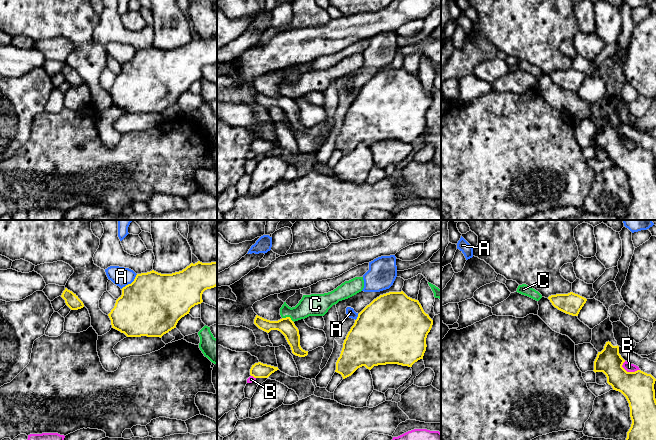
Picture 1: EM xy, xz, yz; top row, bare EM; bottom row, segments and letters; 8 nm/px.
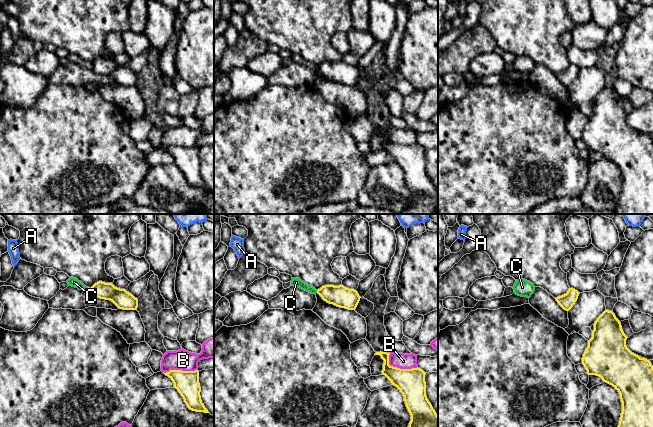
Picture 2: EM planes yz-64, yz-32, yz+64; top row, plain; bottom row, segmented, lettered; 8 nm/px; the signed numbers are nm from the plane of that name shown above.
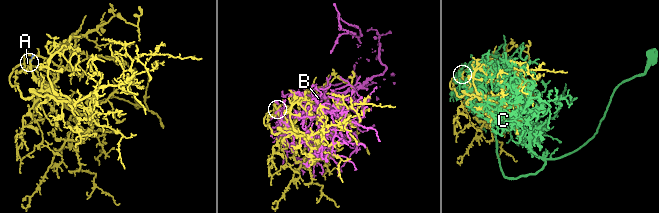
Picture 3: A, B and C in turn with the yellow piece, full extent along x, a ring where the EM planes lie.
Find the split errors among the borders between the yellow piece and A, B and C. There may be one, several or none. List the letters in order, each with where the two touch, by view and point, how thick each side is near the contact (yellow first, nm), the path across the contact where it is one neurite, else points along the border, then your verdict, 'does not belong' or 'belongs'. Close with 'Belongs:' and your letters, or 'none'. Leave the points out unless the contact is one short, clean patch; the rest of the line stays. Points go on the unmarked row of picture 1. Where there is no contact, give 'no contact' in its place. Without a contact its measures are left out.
A: xy (131, 59) | 480/150 nm | does not belong
B: yz (630, 148) | 260/70 nm | along yz (621, 141), (627, 147), (639, 146) | does not belong
C: xz (288, 93) | 140/180 nm | along xz (282, 93), (289, 93), (292, 97) | does not belong
Belongs: none

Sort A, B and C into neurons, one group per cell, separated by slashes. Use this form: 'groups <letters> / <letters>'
groups A / B / C

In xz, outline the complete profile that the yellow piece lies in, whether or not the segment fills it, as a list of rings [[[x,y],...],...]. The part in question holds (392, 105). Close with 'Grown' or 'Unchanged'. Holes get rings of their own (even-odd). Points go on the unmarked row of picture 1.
[[[403,67],[380,71],[358,90],[344,116],[335,148],[345,155],[362,142],[369,146],[386,140],[412,143],[423,135],[426,114],[432,101],[433,96],[424,88],[419,77],[408,73]]]. Unchanged

